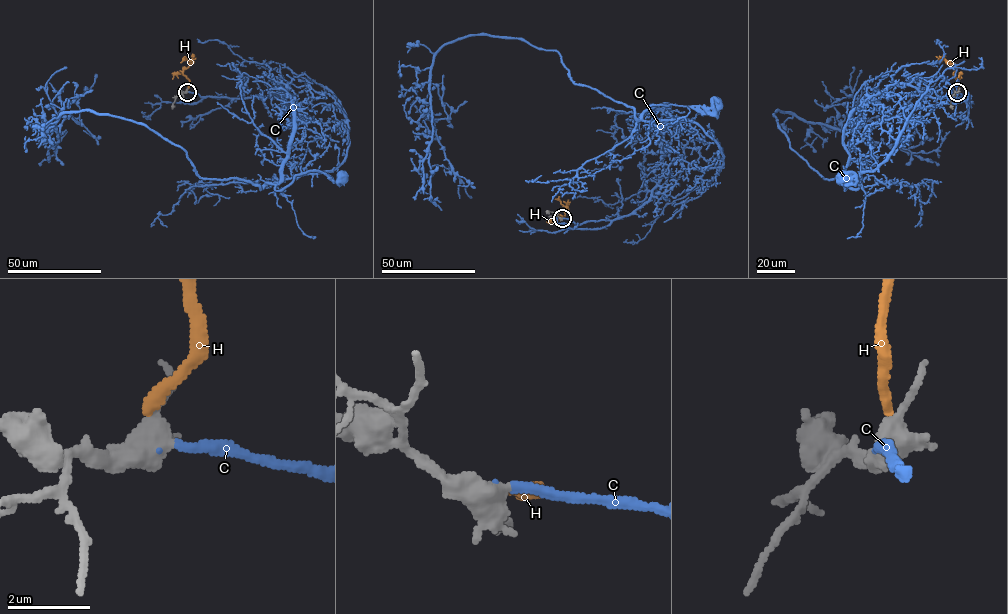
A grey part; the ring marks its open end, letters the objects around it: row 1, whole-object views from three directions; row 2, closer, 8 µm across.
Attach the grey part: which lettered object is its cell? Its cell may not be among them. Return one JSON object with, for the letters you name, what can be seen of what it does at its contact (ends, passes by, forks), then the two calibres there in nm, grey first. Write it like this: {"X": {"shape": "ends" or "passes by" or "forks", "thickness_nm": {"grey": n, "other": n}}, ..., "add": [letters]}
{"C": {"shape": "ends", "thickness_nm": {"grey": 480, "other": 180}}, "add": ["C"]}

